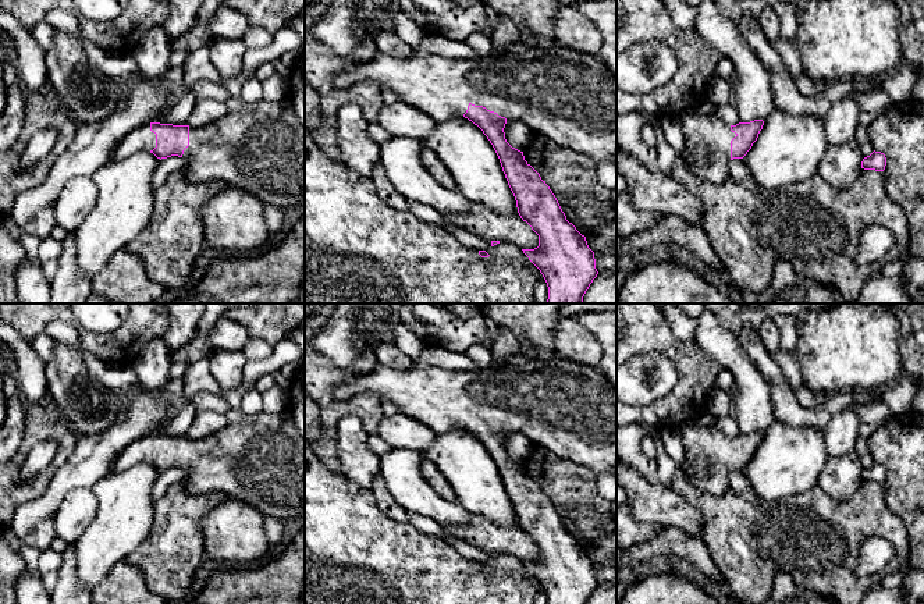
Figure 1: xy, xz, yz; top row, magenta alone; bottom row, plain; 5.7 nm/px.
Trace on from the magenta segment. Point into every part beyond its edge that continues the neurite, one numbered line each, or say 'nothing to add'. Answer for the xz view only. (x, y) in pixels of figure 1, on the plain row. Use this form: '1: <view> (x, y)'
1: xz (567, 408)

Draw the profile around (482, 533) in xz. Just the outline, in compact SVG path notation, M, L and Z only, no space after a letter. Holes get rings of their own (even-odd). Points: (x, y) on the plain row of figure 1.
M472 514L466 526L448 526L448 532L470 546L487 551L516 557L520 561L539 558L539 547L520 529L502 527L487 518Z

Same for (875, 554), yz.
M870 537L864 541L859 555L856 571L861 576L874 578L882 572L892 559L892 548L889 543L881 537Z

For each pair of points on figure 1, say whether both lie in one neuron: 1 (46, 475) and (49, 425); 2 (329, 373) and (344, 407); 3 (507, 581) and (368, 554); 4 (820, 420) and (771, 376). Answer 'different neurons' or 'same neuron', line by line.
1: same neuron
2: same neuron
3: same neuron
4: same neuron

